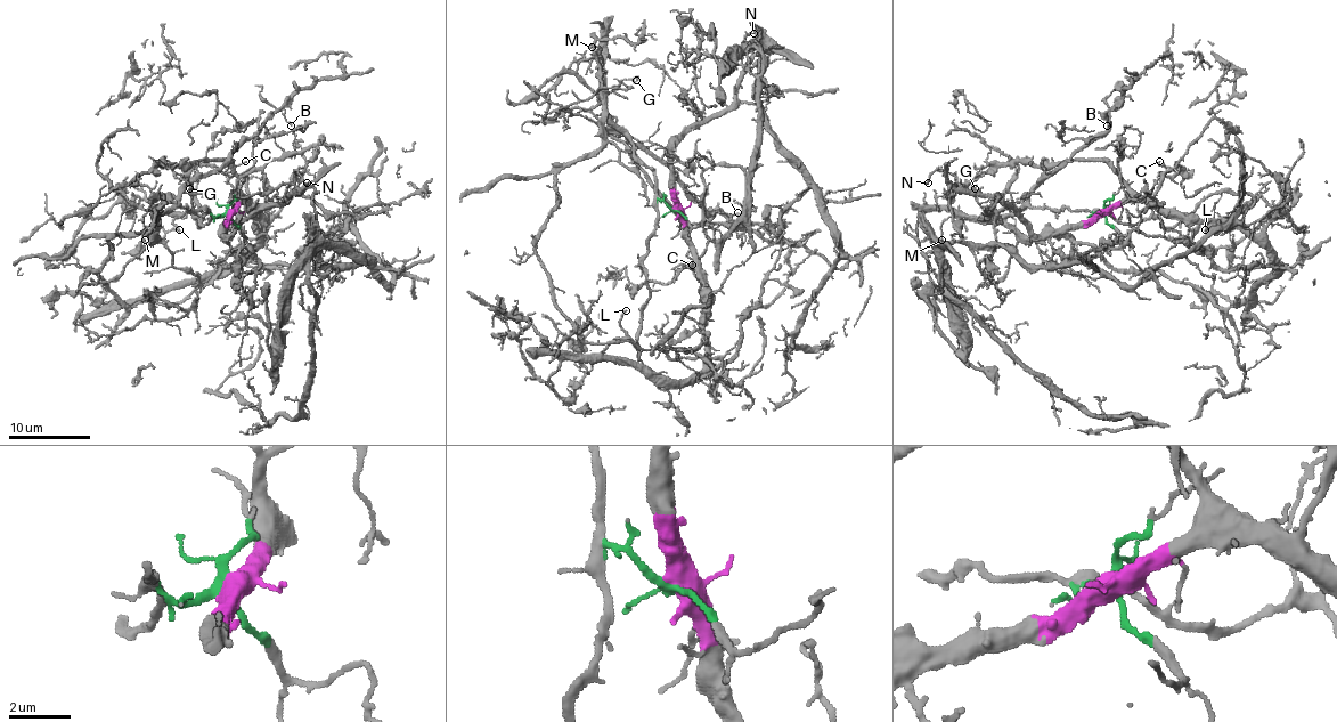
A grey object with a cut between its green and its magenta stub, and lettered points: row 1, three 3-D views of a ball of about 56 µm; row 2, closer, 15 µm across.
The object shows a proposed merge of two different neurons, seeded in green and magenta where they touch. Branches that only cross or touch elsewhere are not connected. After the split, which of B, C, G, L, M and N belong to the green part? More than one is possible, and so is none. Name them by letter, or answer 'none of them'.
B, L, M

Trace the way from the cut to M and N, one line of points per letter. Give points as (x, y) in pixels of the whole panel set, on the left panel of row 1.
M: (227, 212), (214, 216), (209, 210), (171, 205), (160, 218), (155, 216), (143, 234), (145, 241)
N: (227, 212), (227, 236), (260, 210), (284, 200), (296, 187), (294, 171), (307, 183)

